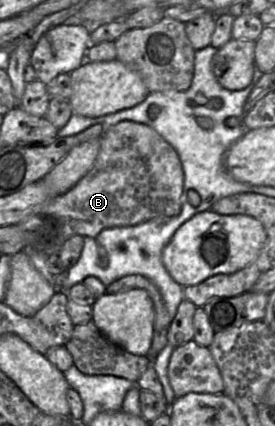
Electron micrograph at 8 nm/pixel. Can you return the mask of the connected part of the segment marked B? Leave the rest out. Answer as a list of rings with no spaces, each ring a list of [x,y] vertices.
[[[121,121],[107,127],[100,138],[97,159],[88,173],[68,192],[50,199],[36,214],[20,222],[26,247],[42,255],[57,255],[72,236],[95,237],[102,230],[134,226],[158,217],[178,216],[181,211],[184,174],[175,149],[153,128],[133,121]]]

